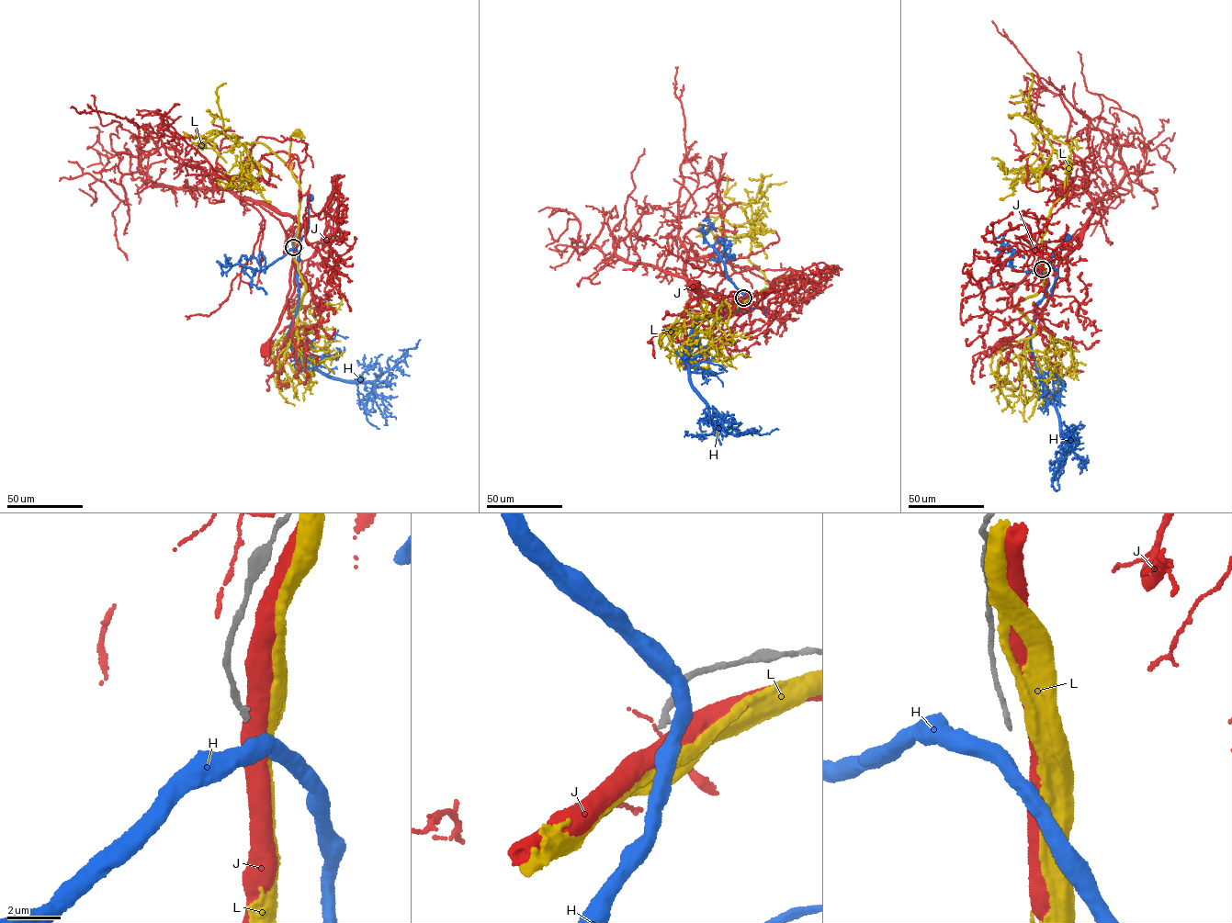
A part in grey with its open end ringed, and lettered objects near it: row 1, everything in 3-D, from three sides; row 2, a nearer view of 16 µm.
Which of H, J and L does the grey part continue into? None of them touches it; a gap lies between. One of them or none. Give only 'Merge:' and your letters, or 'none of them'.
Merge: none of them

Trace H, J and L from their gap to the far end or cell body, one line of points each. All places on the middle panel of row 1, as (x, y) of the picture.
H: (743, 298), (730, 316), (760, 307), (766, 310)
J: (742, 298), (754, 295), (757, 304), (747, 312), (717, 313), (694, 283)
L: (743, 299), (765, 287), (771, 288), (775, 284), (771, 282), (770, 286), (786, 275), (788, 279)

